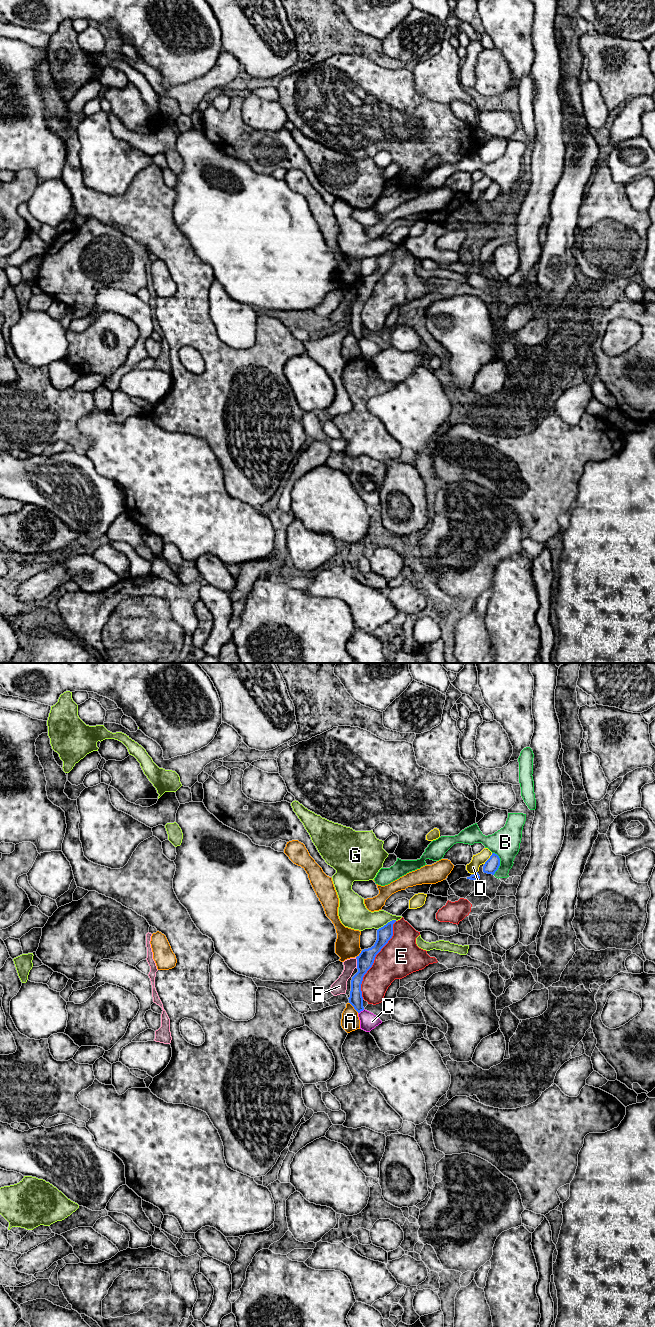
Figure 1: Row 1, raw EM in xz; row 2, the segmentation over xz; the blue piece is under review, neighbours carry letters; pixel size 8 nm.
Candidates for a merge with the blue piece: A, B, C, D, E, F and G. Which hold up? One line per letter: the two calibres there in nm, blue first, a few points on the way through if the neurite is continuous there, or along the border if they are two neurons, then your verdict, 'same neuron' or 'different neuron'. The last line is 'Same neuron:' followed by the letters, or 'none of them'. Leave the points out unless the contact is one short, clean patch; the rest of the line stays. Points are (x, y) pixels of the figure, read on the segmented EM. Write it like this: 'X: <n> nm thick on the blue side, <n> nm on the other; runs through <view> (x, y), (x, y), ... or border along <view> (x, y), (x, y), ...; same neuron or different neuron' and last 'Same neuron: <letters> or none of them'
A: 110 nm thick on the blue side, 150 nm on the other; different neuron
B: 110 nm thick on the blue side, 220 nm on the other; different neuron
C: 110 nm thick on the blue side, 140 nm on the other; border along xz (364, 1009), (358, 1013); different neuron
D: 110 nm thick on the blue side, 100 nm on the other; different neuron
E: 140 nm thick on the blue side, 320 nm on the other; different neuron
F: 140 nm thick on the blue side, 110 nm on the other; different neuron
G: 120 nm thick on the blue side, 200 nm on the other; different neuron
Same neuron: none of them

